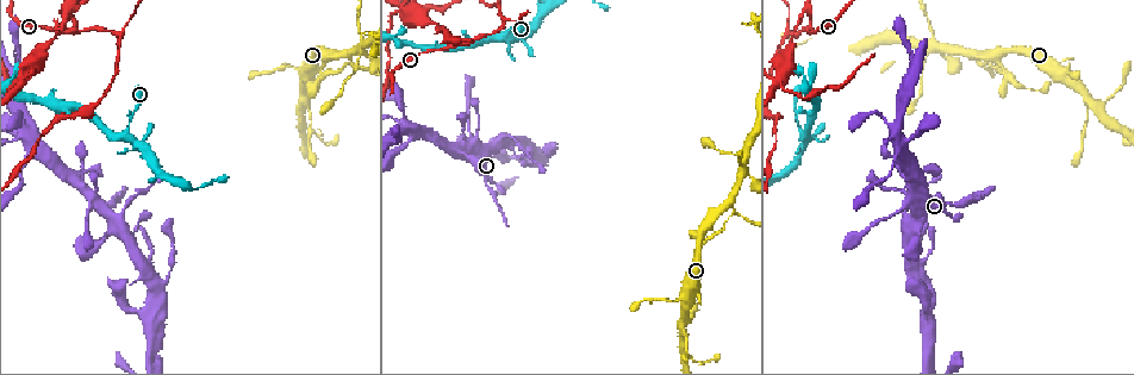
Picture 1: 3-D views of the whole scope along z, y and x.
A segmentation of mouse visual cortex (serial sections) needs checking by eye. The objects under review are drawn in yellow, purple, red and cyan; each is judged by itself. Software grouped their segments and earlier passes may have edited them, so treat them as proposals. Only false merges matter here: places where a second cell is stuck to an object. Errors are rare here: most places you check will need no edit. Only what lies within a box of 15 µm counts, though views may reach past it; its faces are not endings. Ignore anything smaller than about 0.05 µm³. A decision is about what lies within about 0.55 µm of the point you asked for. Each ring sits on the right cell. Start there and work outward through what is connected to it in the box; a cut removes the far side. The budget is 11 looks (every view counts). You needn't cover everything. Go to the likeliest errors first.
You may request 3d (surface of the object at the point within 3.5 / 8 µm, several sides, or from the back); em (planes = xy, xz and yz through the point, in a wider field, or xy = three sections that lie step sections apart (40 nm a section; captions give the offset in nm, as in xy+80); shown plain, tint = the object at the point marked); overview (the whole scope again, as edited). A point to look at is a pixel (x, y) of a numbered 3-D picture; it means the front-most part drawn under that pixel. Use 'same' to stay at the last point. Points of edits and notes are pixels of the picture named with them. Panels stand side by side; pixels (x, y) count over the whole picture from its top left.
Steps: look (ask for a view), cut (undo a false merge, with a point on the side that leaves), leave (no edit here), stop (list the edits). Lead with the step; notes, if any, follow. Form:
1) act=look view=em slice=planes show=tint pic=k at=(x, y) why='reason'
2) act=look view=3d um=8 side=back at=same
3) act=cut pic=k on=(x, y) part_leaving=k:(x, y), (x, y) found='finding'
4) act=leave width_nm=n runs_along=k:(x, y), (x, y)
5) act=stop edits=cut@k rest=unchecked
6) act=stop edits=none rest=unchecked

act=look view=em slice=xy step=3 show=tint pic=1 at=(70, 34) why='sharp bend'

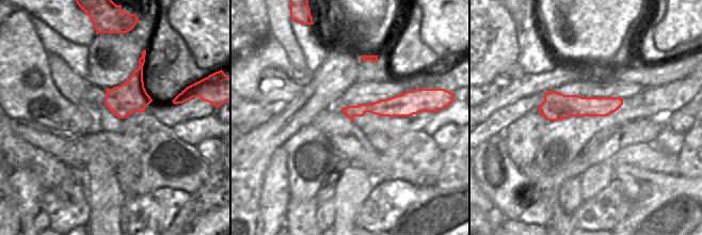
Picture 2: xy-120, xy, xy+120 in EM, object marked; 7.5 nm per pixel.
act=look view=3d um=3.5 at=same why='wider look'

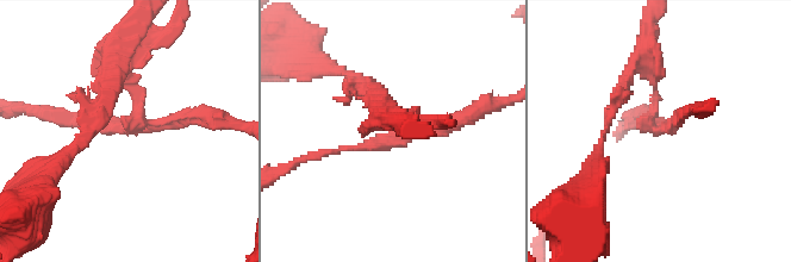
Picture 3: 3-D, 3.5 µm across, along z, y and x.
act=cut pic=3 on=(137, 64) arm_widths_nm=100,100,200 part_leaving=3:(138, 101), (116, 66), (98, 120) found='two cells meet here'

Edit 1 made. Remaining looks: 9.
act=look view=overview why='redraw'

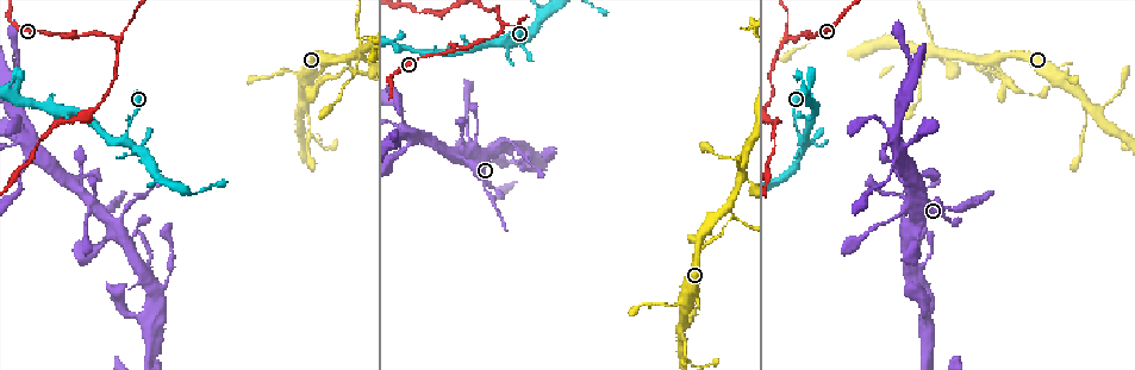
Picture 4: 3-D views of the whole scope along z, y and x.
act=look view=3d um=3.5 side=back pic=4 at=(316, 82) why='thin neck'

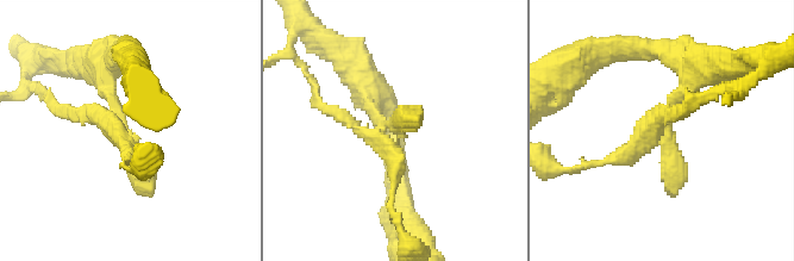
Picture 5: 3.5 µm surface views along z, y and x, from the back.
act=look view=em slice=planes show=tint pic=5 at=(126, 132)

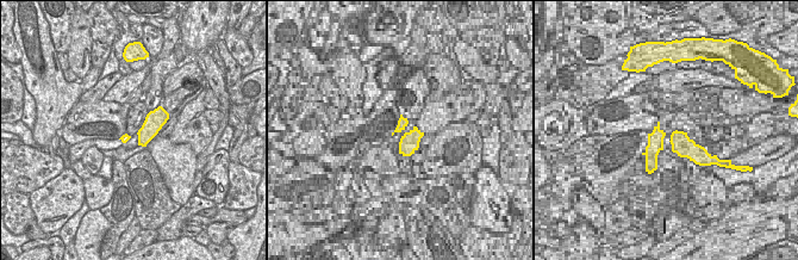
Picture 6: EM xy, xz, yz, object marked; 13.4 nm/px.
act=leave runs_along=5:(108, 63), (105, 86), (152, 196) found='one cell here'

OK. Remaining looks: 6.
act=look view=3d um=3.5 pic=4 at=(357, 50)

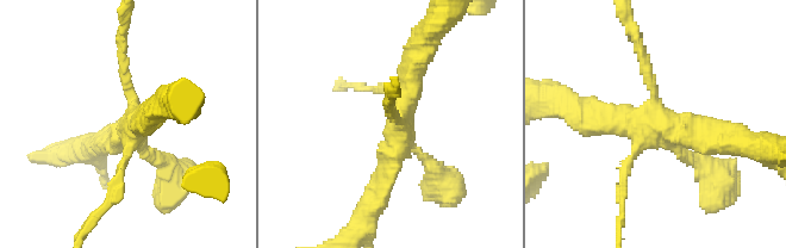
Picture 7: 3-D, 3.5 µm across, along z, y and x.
act=look view=em slice=xy step=1 show=tint pic=7 at=(661, 125)

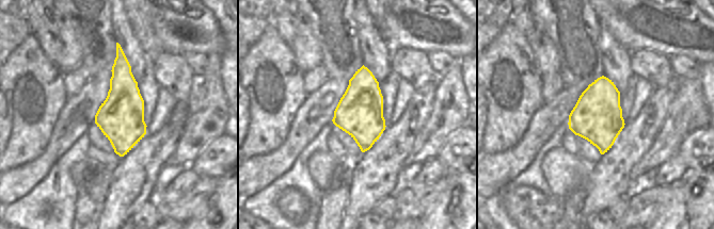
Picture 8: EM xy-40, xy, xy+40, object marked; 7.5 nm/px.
act=leave found='one cell here'

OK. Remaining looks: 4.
act=look view=3d um=8 side=back pic=4 at=(790, 37) why='three arms meet'

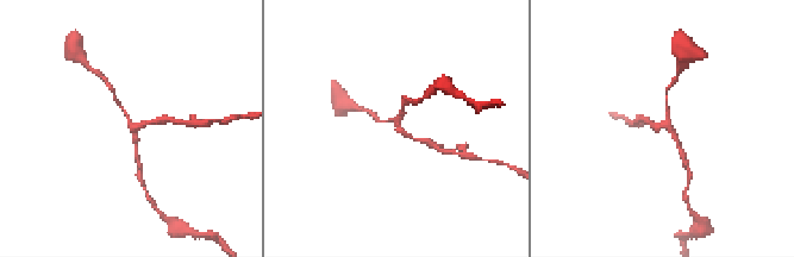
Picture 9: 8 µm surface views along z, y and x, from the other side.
act=look view=em slice=xy step=5 show=tint pic=9 at=(664, 127) arms=3 arm_widths_nm=150,150,150 why='need the tissue'

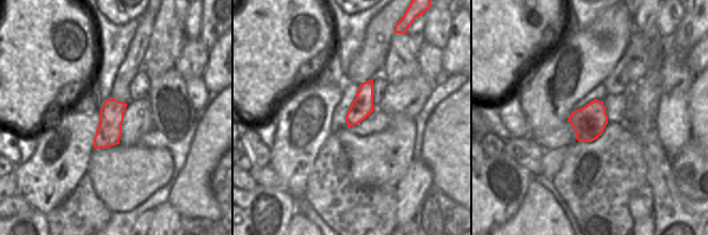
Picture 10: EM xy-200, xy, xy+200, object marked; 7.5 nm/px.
act=leave found='continuous, no second cell'

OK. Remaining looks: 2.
act=stop edits=cut@3 rest=unchecked

